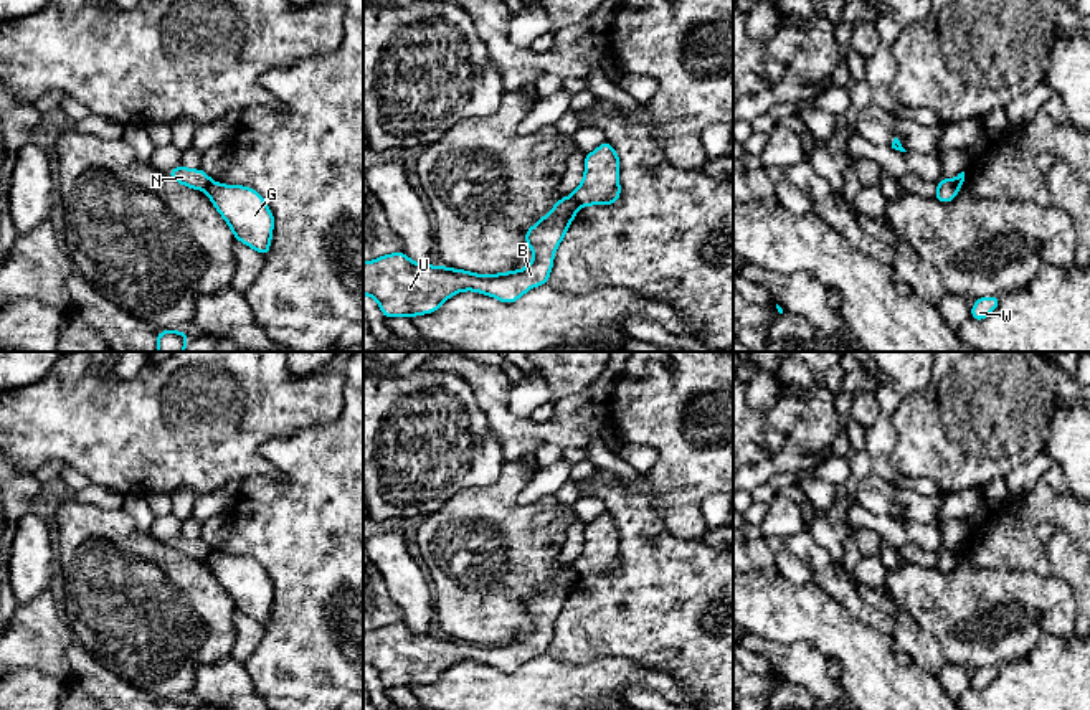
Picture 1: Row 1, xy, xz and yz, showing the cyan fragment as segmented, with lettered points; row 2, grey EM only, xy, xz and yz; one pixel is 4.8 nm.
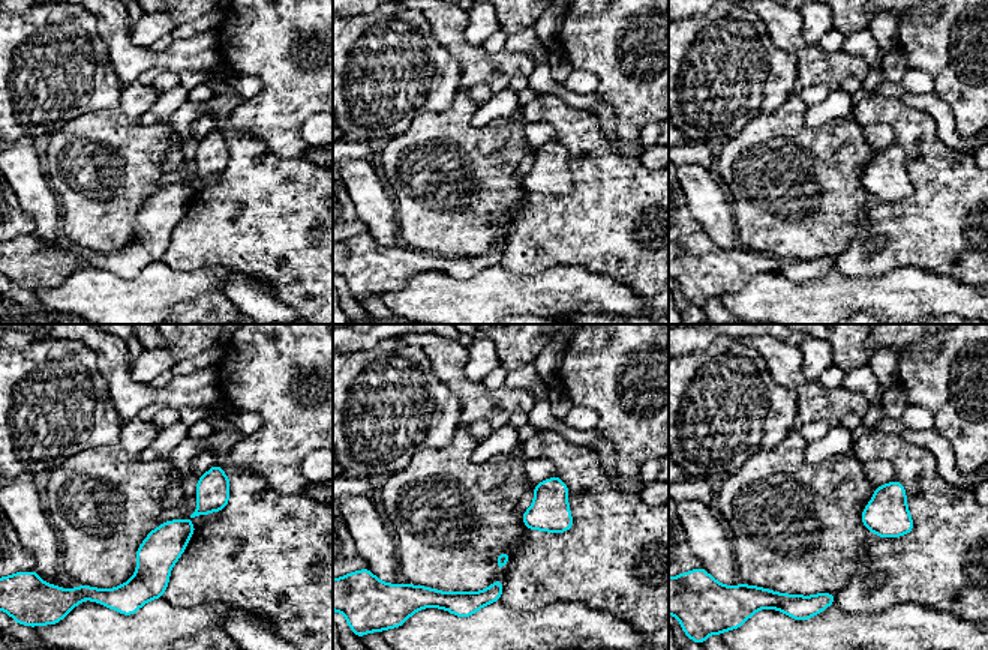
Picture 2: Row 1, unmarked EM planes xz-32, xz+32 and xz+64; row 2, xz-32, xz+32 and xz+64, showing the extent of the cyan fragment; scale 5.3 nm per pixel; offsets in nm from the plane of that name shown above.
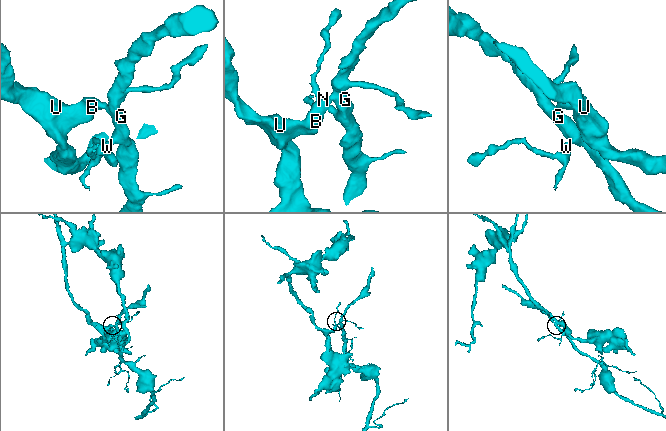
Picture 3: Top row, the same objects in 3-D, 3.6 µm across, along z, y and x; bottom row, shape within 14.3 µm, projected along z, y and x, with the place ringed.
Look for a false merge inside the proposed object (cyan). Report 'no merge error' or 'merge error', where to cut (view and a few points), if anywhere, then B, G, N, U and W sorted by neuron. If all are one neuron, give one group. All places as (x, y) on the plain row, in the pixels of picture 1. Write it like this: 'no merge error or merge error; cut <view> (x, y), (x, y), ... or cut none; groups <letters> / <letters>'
merge error; cut xz (570, 567), (580, 577); groups B N U / G W

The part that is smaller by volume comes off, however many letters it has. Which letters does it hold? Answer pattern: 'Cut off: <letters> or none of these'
Cut off: G, W

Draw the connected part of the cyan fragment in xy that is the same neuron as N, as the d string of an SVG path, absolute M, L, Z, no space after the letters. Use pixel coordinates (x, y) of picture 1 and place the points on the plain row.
M183 535L170 540L168 543L170 548L173 548L175 551L195 558L195 560L206 560L208 555L211 553L211 548L201 540L190 540Z

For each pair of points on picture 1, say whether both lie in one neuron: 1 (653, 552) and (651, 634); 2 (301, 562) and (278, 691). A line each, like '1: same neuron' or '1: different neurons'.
1: same neuron
2: same neuron

